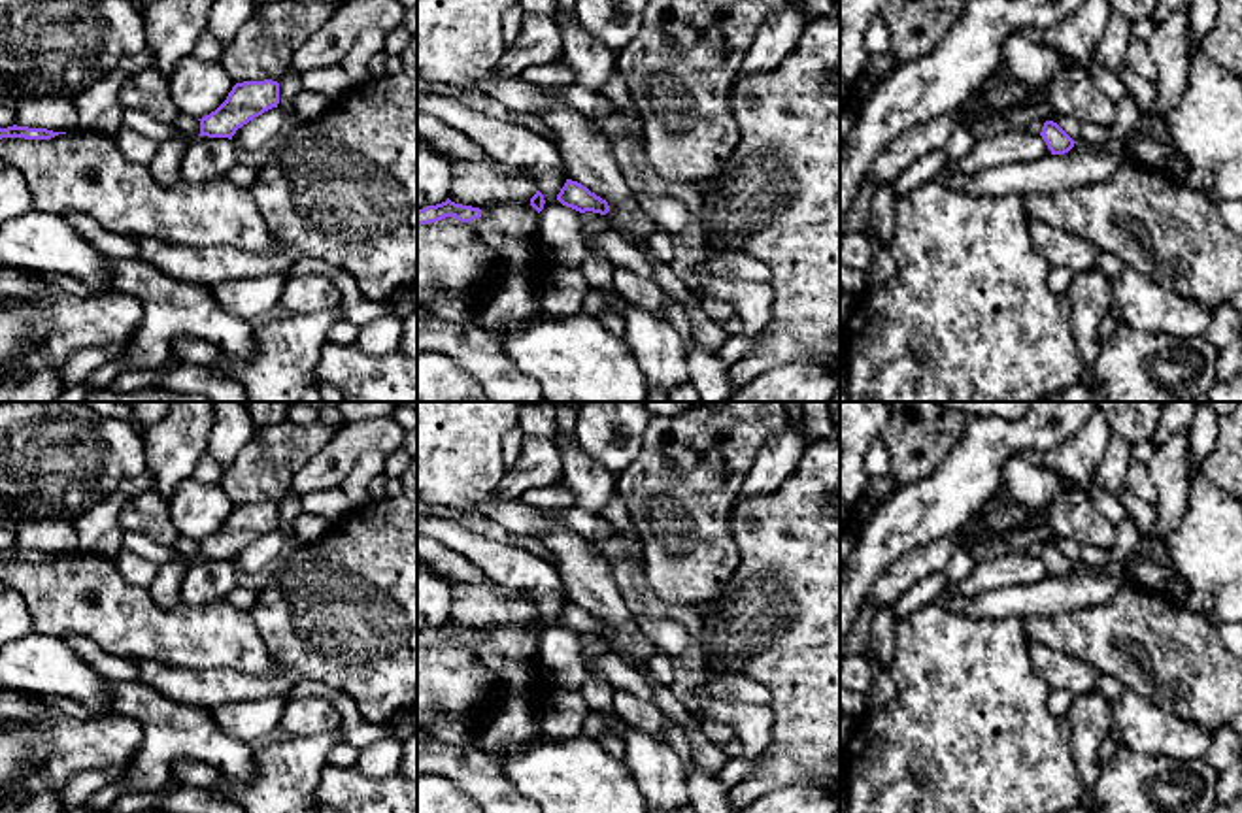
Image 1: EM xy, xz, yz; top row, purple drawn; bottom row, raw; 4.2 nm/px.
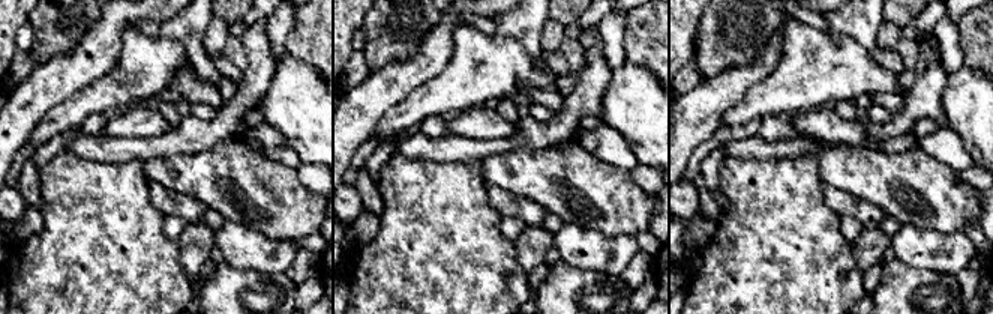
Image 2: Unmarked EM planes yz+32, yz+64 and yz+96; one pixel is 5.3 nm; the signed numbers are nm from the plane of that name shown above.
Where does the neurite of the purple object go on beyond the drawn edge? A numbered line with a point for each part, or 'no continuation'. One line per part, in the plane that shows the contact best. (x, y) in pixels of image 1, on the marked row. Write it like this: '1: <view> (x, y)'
no continuation

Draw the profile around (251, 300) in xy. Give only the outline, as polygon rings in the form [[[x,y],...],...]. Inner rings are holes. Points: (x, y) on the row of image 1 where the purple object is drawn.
[[[268,274],[251,279],[227,279],[211,285],[210,292],[230,315],[259,324],[266,321],[279,302],[285,277]]]

